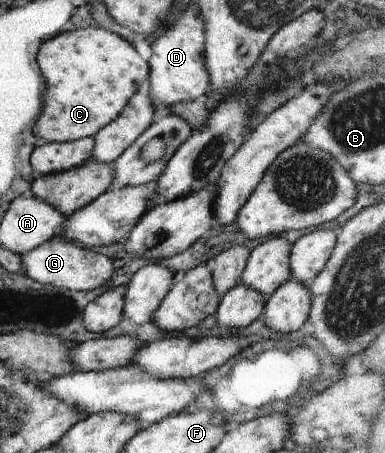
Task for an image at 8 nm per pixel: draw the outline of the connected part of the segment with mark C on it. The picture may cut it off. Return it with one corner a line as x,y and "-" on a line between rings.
99,27
59,33
36,45
33,58
45,81
45,92
43,108
32,132
48,143
94,137
119,116
129,98
148,80
150,68
130,42

